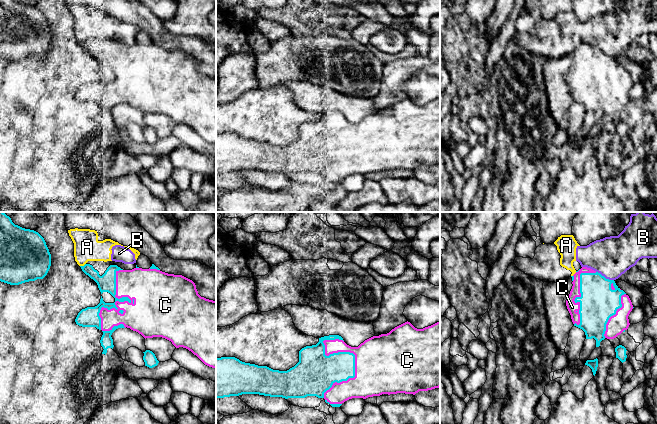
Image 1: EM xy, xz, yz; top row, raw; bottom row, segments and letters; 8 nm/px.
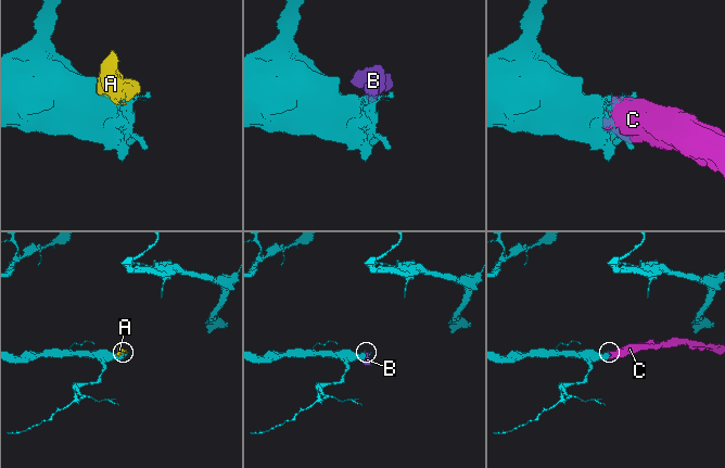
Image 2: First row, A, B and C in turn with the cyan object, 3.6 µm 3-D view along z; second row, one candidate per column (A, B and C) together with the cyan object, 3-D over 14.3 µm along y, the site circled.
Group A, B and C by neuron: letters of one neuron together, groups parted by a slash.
A B / C

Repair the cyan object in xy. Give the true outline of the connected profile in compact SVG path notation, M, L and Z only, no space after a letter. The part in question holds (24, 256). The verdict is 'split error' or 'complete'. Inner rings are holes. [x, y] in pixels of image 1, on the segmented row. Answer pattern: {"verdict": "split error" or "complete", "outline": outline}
{"verdict": "complete", "outline": "M0 212L0 281L19 285L43 279L51 266L51 254L36 231L15 225Z"}

